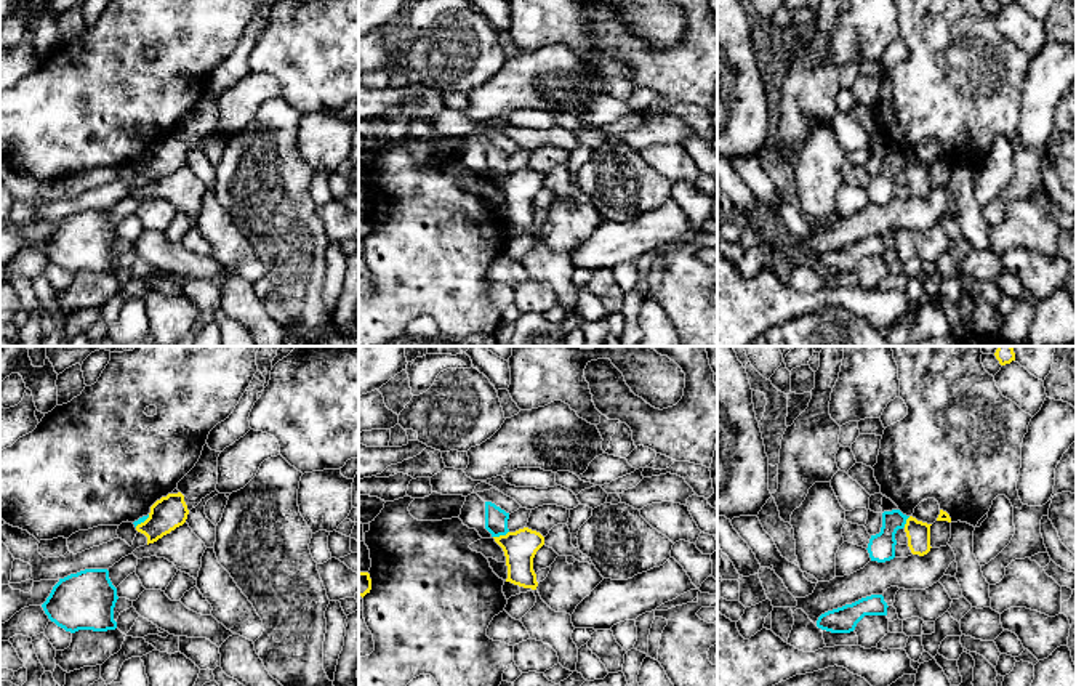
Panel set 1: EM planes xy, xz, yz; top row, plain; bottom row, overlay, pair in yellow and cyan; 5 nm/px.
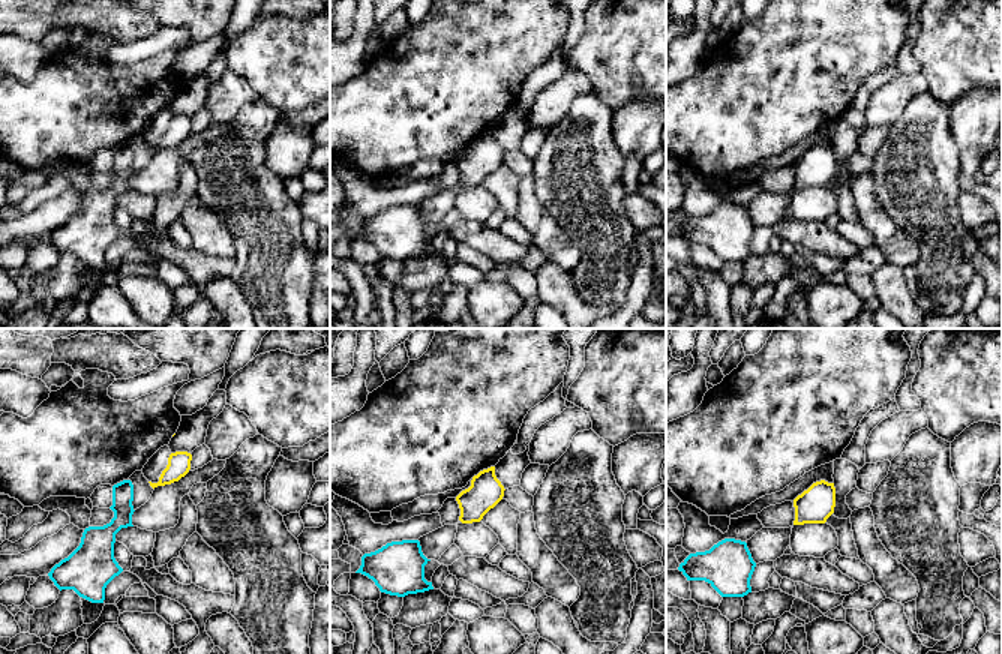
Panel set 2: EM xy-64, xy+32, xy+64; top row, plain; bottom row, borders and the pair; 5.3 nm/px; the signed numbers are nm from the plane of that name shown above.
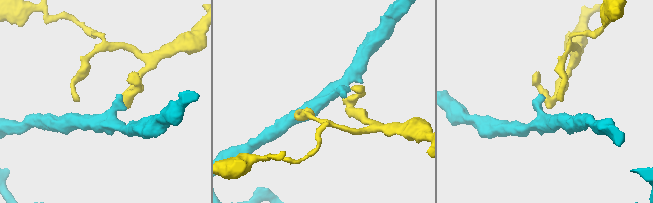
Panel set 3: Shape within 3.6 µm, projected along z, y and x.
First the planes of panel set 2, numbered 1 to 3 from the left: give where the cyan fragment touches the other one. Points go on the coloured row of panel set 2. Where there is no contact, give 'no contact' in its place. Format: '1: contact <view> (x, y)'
1: no contact
2: no contact
3: no contact

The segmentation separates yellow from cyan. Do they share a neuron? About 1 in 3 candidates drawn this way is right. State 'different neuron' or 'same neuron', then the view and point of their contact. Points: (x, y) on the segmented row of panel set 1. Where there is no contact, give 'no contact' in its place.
different neuron; contact xz (500, 536)

